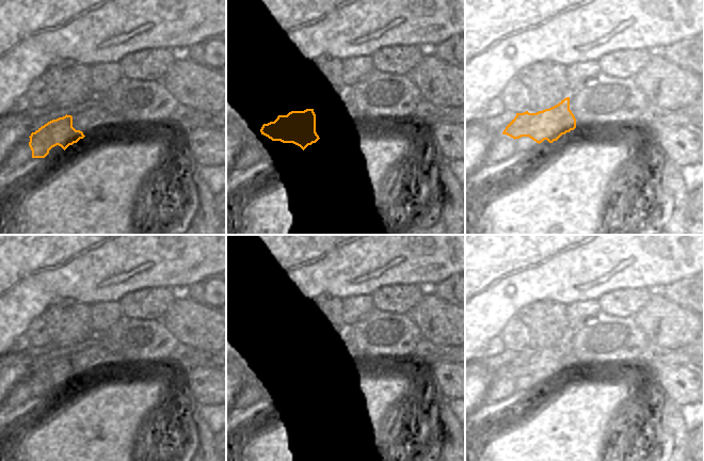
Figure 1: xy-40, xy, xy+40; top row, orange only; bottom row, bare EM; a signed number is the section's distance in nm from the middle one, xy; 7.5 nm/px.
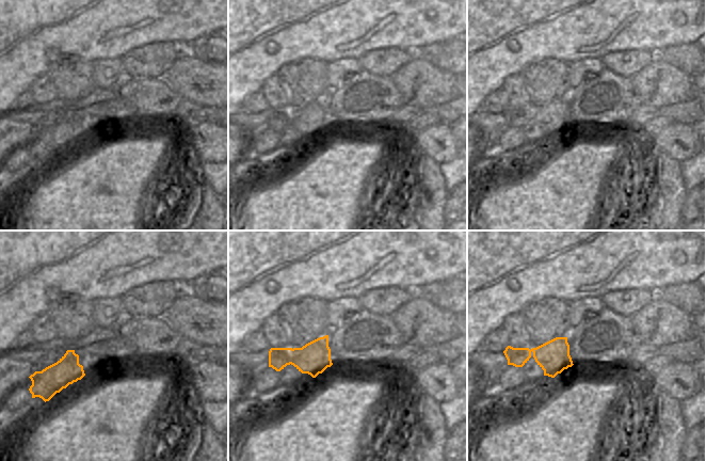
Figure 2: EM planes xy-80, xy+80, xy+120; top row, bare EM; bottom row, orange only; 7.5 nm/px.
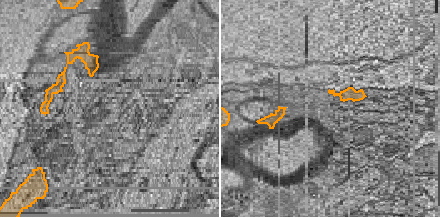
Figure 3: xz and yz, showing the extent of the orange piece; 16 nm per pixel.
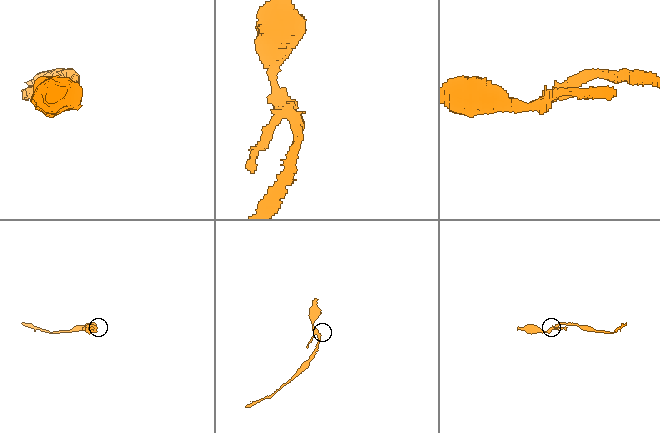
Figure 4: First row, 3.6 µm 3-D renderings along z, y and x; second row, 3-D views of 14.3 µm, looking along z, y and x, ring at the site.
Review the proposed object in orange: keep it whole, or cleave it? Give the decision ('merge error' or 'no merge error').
merge error

